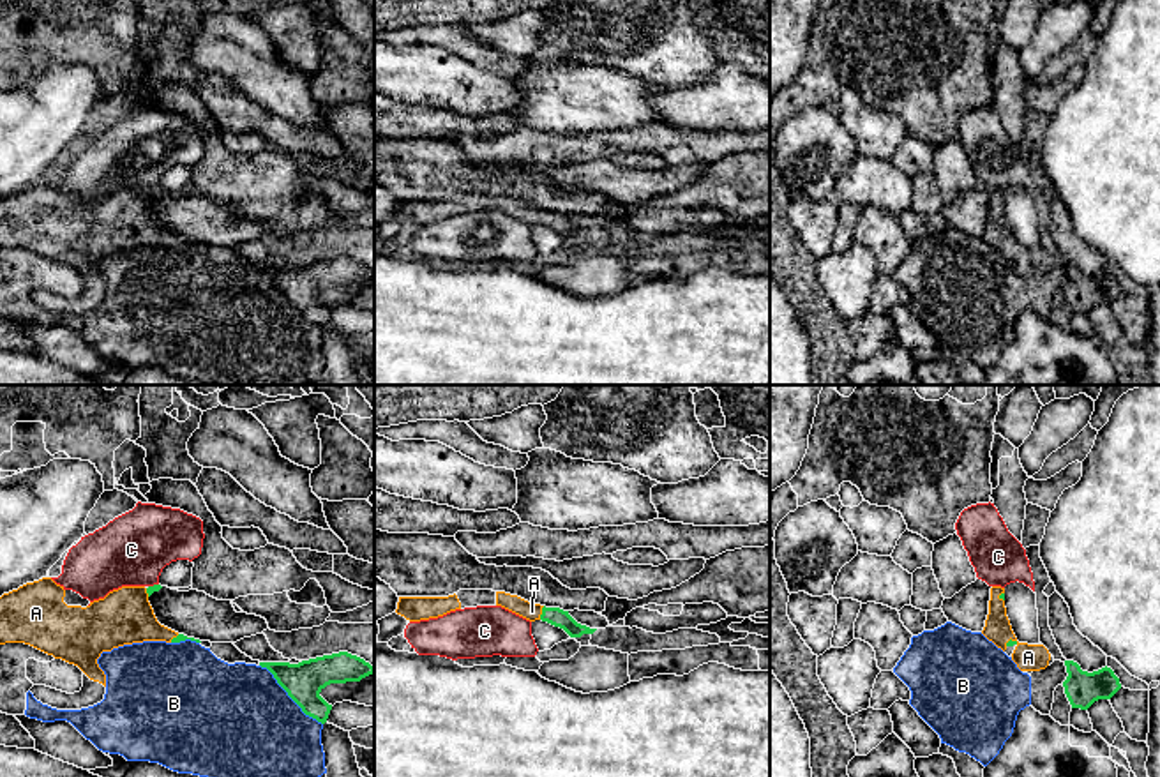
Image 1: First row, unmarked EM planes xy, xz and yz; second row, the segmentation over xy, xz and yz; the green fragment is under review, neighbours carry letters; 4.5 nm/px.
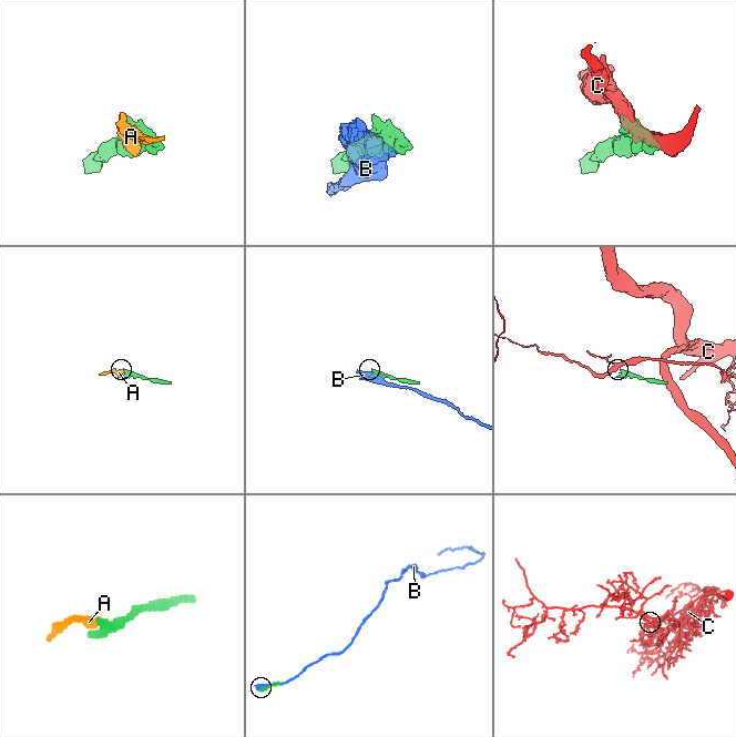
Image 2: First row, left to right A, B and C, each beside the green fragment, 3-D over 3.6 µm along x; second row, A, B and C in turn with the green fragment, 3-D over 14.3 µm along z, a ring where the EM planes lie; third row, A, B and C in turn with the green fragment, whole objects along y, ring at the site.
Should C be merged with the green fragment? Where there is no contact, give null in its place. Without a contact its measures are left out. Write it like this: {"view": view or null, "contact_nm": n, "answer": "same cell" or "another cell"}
{"view": "xy", "contact_nm": 50, "answer": "another cell"}

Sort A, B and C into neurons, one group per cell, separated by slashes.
A / B / C

